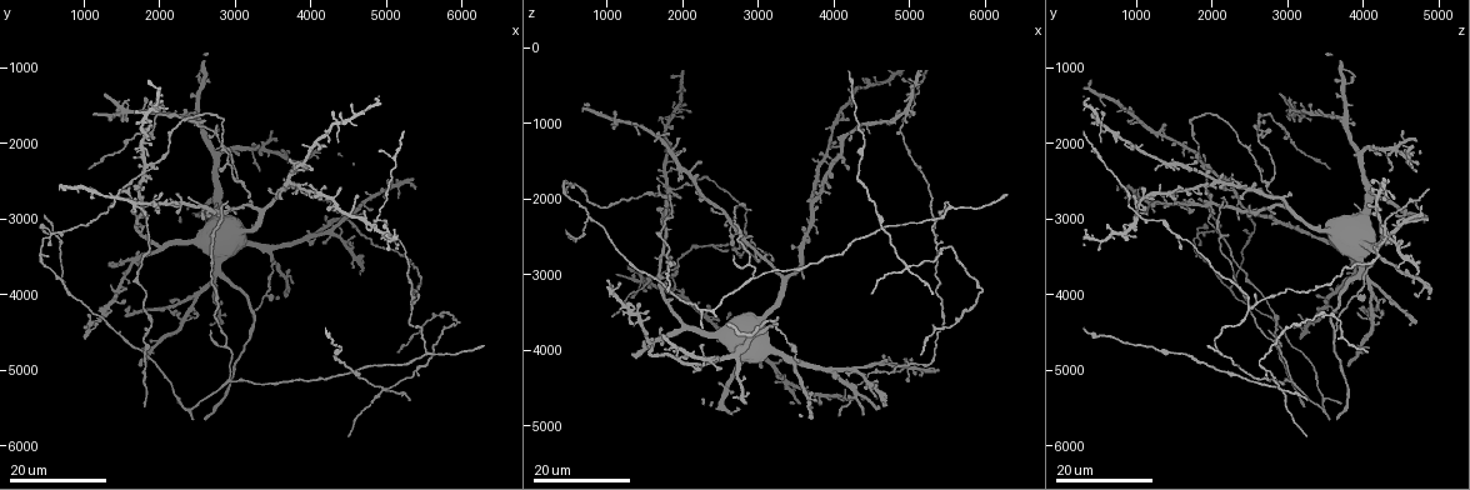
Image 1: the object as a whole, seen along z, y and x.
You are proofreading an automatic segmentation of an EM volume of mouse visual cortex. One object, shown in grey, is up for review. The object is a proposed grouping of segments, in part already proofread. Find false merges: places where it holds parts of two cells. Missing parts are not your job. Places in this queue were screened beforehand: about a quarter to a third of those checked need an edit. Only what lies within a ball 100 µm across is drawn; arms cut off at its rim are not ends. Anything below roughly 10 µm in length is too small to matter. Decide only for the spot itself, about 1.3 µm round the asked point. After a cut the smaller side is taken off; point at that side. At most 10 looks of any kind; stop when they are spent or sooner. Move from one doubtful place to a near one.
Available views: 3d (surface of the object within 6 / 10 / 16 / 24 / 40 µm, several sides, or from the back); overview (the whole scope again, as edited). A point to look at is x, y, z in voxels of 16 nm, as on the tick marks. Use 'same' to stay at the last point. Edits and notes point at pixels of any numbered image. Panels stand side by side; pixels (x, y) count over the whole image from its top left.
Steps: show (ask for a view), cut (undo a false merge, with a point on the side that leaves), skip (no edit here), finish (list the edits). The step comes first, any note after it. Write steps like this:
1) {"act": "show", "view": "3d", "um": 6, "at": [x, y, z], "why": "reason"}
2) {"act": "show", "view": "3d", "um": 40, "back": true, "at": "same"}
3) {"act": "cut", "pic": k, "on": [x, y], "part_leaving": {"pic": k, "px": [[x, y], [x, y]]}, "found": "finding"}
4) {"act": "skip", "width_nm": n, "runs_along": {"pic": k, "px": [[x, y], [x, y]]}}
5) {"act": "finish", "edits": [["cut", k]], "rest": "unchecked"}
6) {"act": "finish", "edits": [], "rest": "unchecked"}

{"act": "show", "view": "3d", "um": 24, "at": [4950, 5250, 2900], "why": "four or more arms meet"}

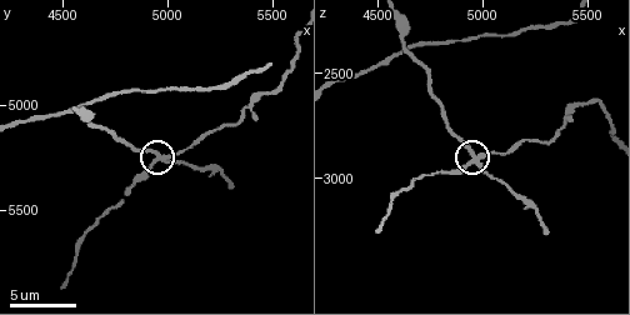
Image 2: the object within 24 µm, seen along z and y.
{"act": "show", "view": "3d", "um": 6, "at": [4970, 5250, 2910], "why": "zoom in"}

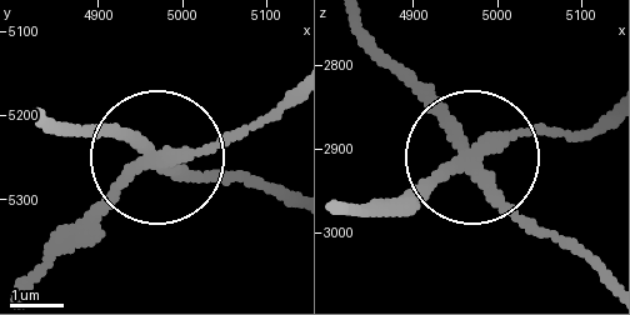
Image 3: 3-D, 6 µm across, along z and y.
{"act": "cut", "pic": 3, "on": [199, 179], "side_arm_um": 15, "part_leaving": {"pic": 3, "px": [[149, 155], [45, 119]]}, "found": "two cells meet here"}

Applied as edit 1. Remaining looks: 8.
{"act": "show", "view": "3d", "um": 24, "at": [5300, 4200, 2500], "why": "three arms meet"}

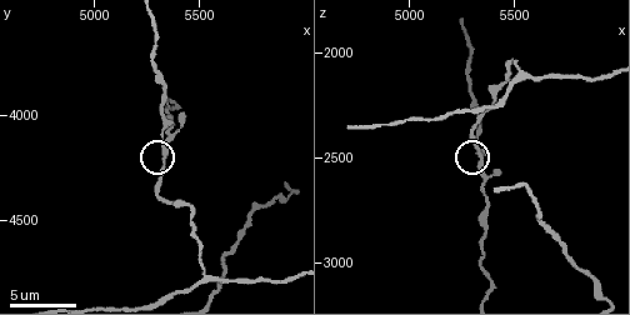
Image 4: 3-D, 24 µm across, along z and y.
{"act": "show", "view": "3d", "um": 10, "at": [5330, 4180, 2510]}

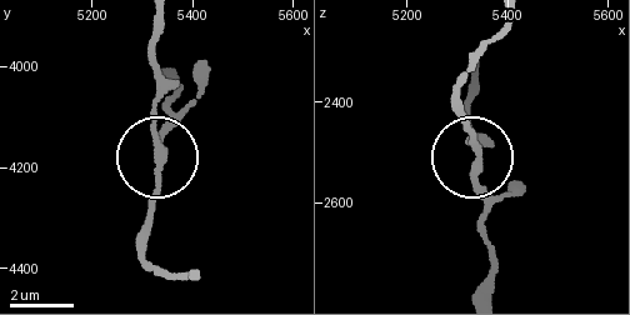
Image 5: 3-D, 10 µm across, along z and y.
{"act": "show", "view": "3d", "um": 10, "back": true, "at": [5340, 4165, 2500]}

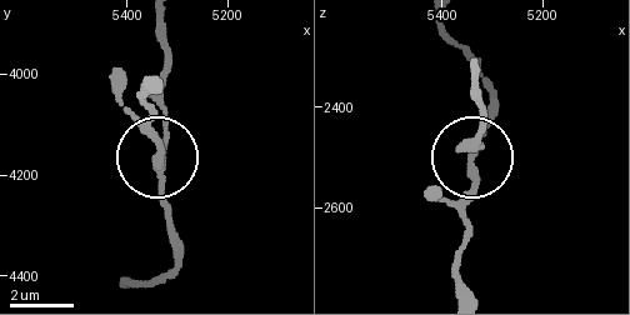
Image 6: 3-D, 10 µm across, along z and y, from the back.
{"act": "skip", "side_arm_um": 60, "arms": 3, "found": "all the same cell"}

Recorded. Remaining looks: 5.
{"act": "show", "view": "3d", "um": 16, "at": [2950, 5100, 3050], "why": "thin arm on a thick one"}

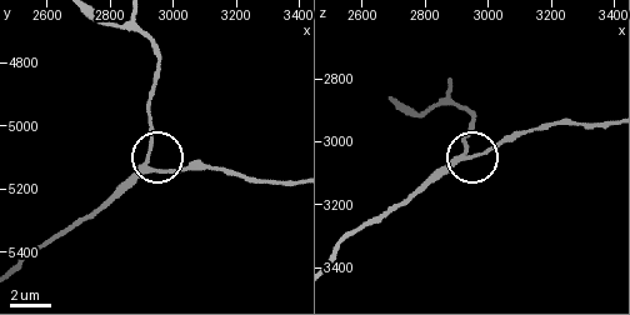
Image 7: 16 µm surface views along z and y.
{"act": "show", "view": "3d", "um": 6, "at": [2920, 5140, 3050]}

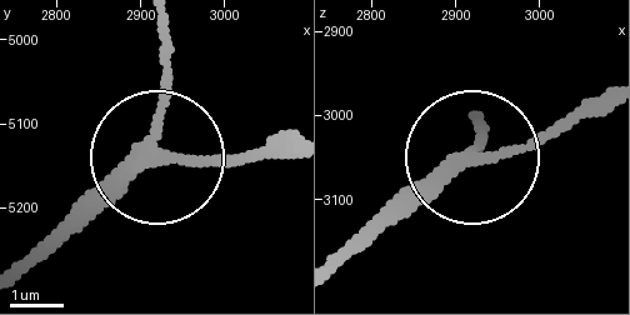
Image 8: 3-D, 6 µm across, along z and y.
{"act": "show", "view": "3d", "um": 6, "back": true, "at": [2920, 5130, 3050]}

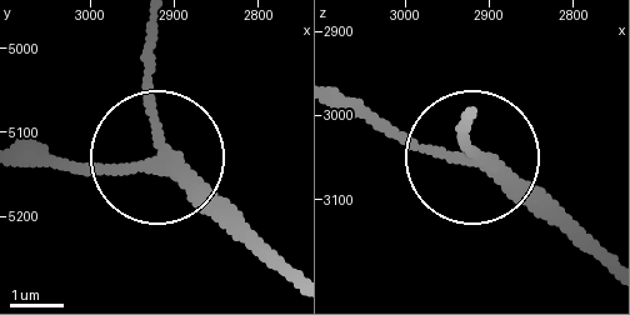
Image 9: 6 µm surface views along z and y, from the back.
{"act": "skip", "arms": 3, "runs_along": {"pic": 9, "px": [[285, 270], [155, 163], [150, 28]]}, "found": "continuous, no second cell"}

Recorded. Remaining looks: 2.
{"act": "finish", "edits": [["cut", 3]], "rest": "unchecked"}

